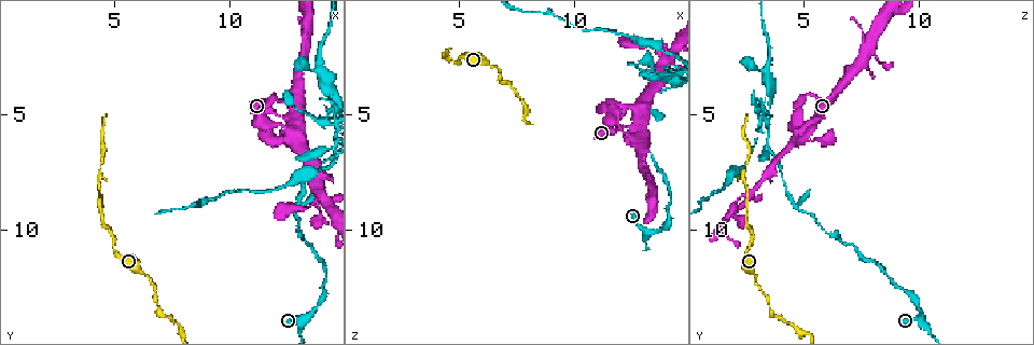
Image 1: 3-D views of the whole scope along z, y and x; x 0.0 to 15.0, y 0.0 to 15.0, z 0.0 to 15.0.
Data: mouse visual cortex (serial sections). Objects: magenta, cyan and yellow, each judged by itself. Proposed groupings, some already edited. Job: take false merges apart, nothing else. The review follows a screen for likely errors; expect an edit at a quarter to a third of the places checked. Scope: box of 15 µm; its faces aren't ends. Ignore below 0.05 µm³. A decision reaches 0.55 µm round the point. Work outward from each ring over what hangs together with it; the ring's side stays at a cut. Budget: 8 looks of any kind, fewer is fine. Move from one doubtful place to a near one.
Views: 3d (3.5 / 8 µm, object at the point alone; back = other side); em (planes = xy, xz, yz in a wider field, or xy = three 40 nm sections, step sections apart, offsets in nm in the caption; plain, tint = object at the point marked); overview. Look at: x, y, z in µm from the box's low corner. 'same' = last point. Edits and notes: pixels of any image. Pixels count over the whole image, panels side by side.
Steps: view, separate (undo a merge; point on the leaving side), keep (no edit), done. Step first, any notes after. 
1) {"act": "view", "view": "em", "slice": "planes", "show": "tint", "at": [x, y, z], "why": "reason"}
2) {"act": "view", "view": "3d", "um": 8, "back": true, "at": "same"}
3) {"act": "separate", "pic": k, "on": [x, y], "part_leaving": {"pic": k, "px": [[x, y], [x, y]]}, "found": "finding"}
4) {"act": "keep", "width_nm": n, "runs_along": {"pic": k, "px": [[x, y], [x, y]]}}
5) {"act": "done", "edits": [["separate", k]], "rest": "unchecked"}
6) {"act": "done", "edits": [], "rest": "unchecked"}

{"act": "view", "view": "3d", "um": 3.5, "at": [13.2, 6.6, 4.2], "why": "branch point"}

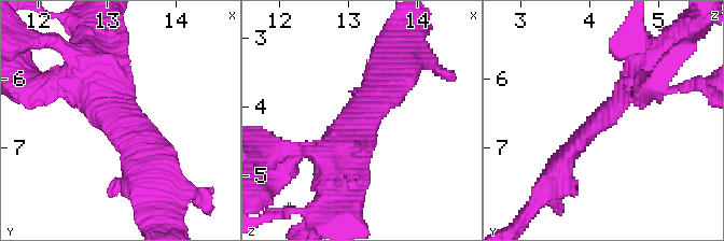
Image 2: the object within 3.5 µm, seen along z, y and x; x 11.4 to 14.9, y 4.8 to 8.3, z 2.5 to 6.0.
{"act": "view", "view": "em", "slice": "xy", "step": 3, "show": "plain", "at": [13.15, 6.65, 4.15]}

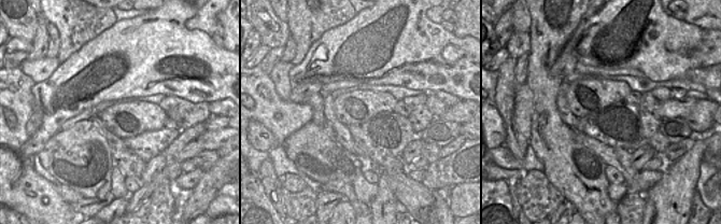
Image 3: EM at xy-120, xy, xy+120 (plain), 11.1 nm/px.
{"act": "view", "view": "em", "slice": "xy", "step": 3, "show": "tint", "at": "same"}

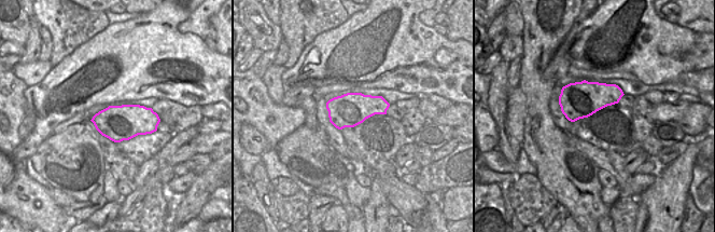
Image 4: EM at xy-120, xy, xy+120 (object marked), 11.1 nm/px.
{"act": "keep", "found": "all the same cell"}

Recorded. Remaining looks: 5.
{"act": "view", "view": "3d", "um": 3.5, "back": true, "at": [13.5, 8.9, 2.1]}

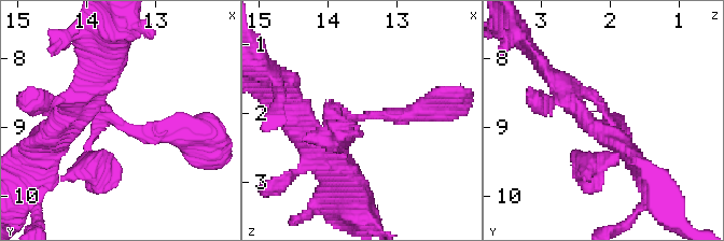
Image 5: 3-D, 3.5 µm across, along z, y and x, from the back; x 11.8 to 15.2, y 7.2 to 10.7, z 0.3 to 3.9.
{"act": "view", "view": "em", "slice": "xy", "step": 3, "show": "tint", "at": [13.50, 8.90, 2.05], "why": "now the EM"}

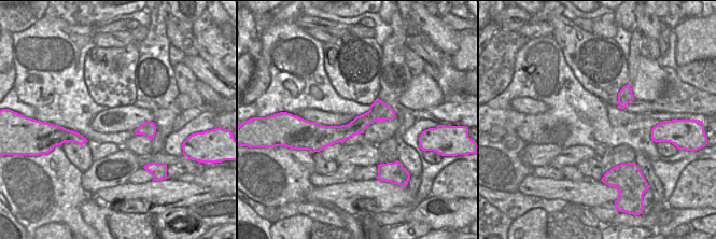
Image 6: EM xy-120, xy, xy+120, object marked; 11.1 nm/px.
{"act": "keep", "runs_along": {"pic": 5, "px": [[328, 158], [347, 117], [427, 109]]}, "found": "all the same cell"}

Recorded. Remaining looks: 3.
{"act": "view", "view": "3d", "um": 3.5, "at": [13.0, 8.9, 4.7], "why": "abrupt turn"}

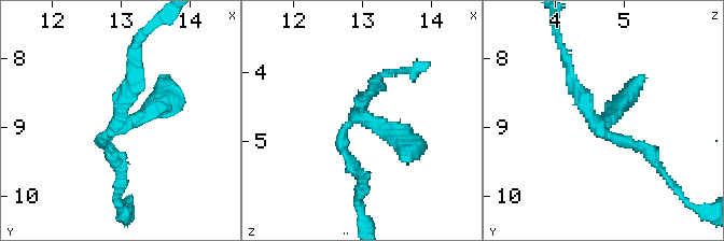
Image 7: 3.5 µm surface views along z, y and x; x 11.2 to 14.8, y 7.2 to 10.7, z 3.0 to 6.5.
{"act": "view", "view": "em", "slice": "xy", "step": 2, "show": "tint", "at": [12.90, 8.95, 4.60], "arms": 3, "arm_widths_nm": [150, 150, 250]}

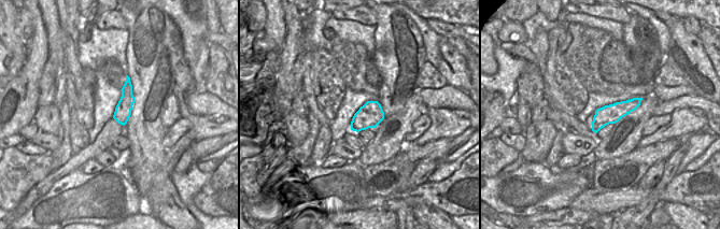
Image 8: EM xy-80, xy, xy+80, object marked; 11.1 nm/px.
{"act": "keep", "width_nm": 280, "runs_along": {"pic": 8, "px": [[637, 100], [608, 114], [594, 128]]}, "found": "all the same cell"}

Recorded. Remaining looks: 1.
{"act": "done", "edits": [], "rest": "unchecked"}

